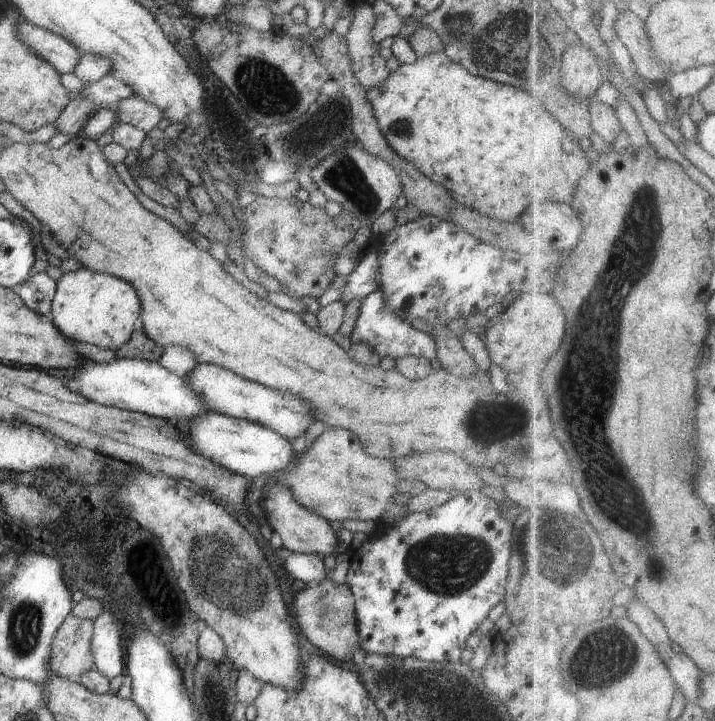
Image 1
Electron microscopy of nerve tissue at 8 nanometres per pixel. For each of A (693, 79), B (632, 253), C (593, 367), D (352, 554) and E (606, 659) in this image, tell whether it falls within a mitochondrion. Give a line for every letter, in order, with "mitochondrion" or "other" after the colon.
A: other
B: mitochondrion
C: mitochondrion
D: other
E: mitochondrion

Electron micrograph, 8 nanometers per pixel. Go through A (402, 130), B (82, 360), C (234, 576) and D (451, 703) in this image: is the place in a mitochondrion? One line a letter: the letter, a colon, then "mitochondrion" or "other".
A: mitochondrion
B: other
C: mitochondrion
D: mitochondrion

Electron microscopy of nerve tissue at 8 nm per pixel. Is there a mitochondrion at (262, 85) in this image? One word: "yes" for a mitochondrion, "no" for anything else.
yes

